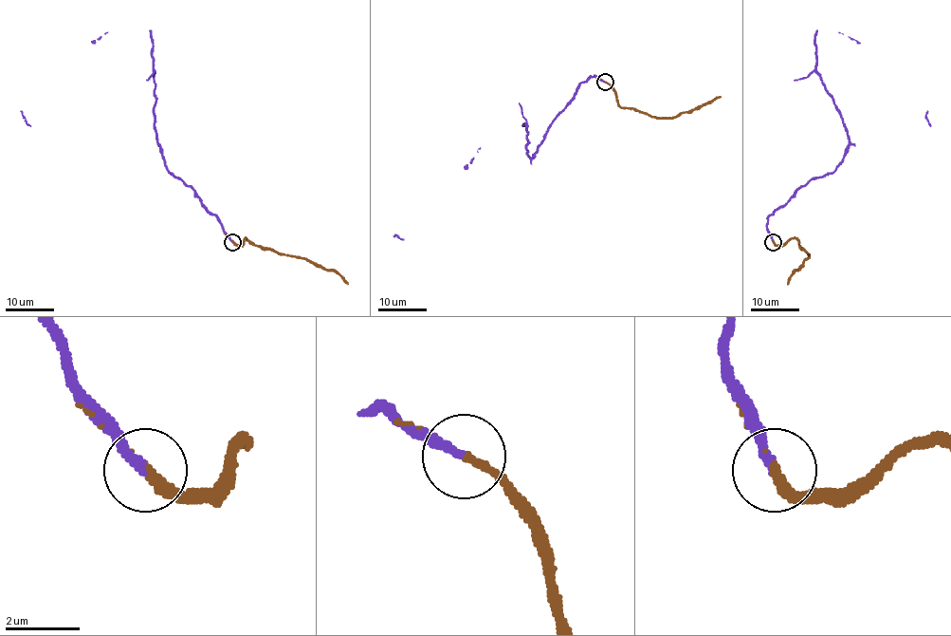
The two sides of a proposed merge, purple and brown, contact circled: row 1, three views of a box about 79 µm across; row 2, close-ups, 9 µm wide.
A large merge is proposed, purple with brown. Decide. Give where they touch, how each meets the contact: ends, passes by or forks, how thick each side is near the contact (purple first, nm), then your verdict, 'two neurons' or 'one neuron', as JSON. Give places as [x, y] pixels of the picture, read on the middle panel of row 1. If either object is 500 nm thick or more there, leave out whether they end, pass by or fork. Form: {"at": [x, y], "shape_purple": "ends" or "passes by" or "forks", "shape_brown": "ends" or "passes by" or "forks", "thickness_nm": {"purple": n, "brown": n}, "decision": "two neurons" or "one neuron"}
{"at": [605, 82], "shape_purple": "ends", "shape_brown": "ends", "thickness_nm": {"purple": 280, "brown": 280}, "decision": "one neuron"}

